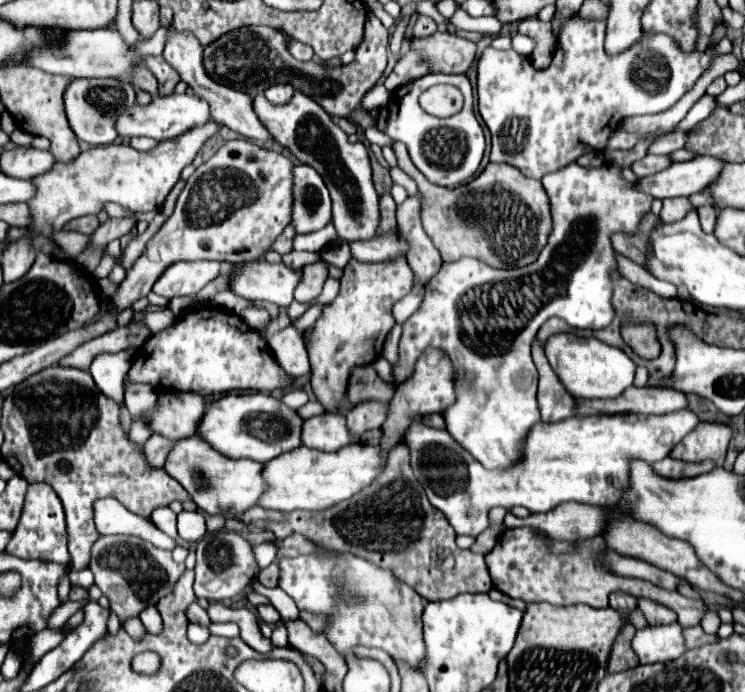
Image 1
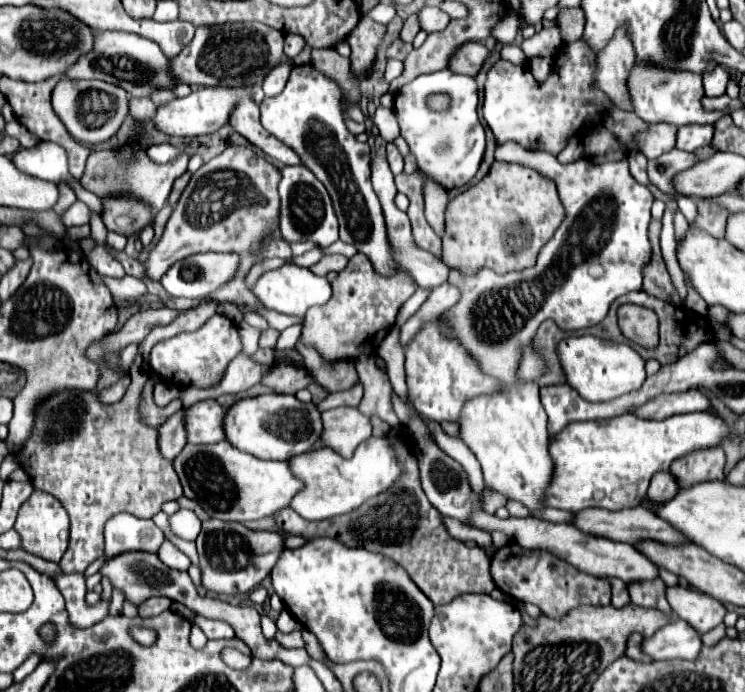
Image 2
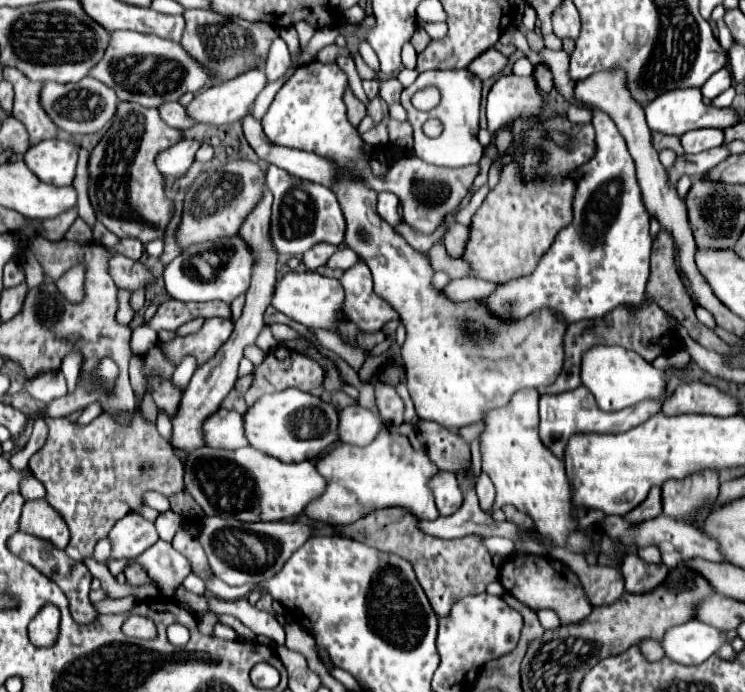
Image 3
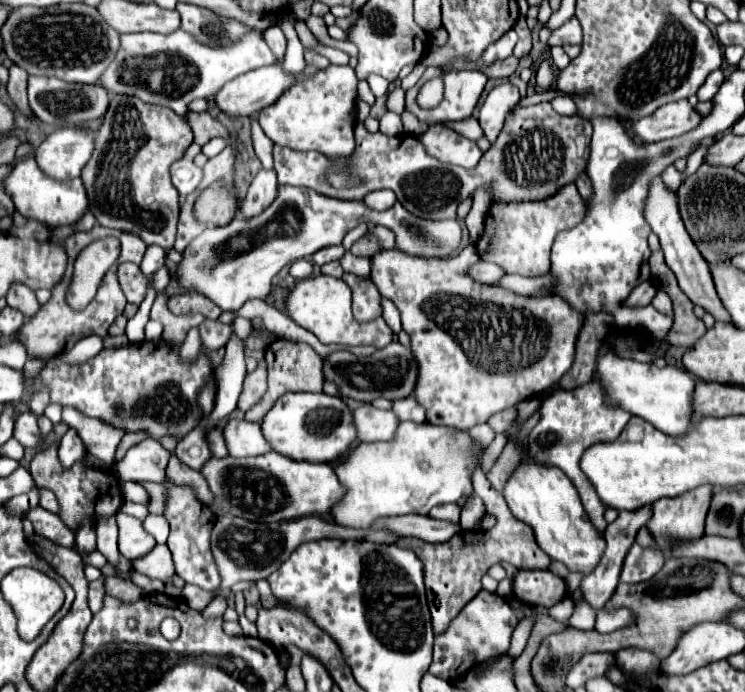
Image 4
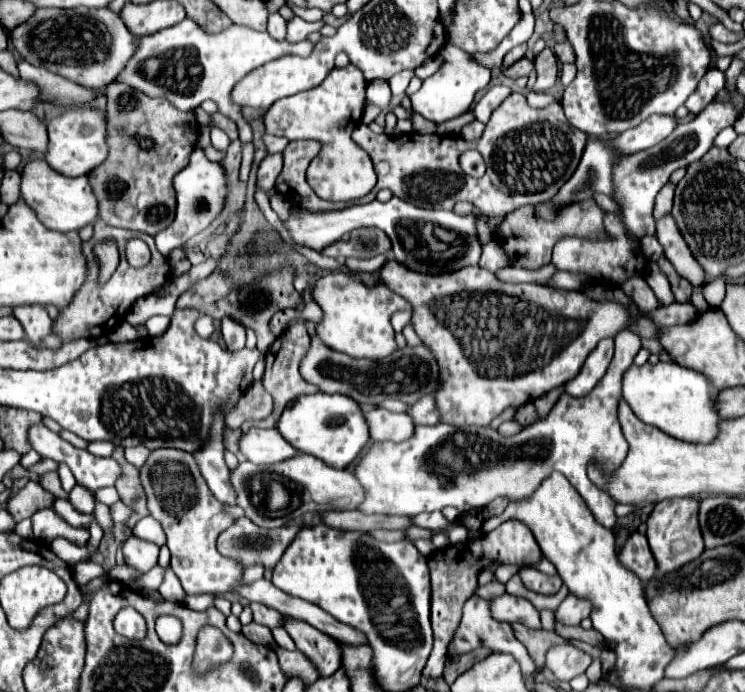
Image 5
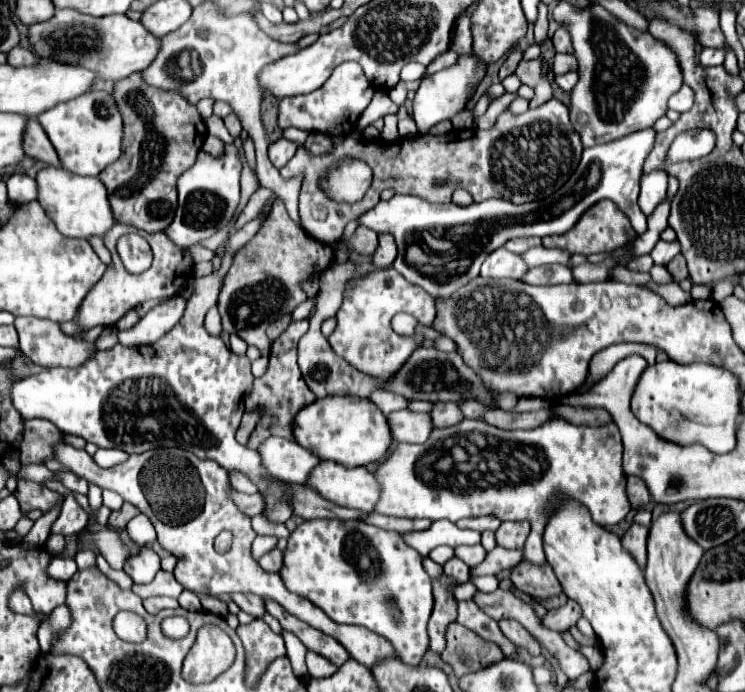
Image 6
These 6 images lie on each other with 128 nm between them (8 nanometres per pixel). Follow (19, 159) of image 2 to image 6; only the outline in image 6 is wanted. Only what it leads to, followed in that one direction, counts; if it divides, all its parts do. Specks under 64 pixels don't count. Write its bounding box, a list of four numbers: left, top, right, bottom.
[38,90,124,176]

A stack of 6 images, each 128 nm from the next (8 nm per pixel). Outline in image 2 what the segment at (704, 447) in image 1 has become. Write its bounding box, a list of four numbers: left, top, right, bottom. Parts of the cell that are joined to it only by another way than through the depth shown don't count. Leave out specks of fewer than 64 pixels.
[670,448,724,490]

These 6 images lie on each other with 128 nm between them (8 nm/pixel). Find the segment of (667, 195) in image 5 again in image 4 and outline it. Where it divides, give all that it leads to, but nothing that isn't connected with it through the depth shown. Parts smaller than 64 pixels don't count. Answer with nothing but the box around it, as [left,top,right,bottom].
[664,166,682,192]

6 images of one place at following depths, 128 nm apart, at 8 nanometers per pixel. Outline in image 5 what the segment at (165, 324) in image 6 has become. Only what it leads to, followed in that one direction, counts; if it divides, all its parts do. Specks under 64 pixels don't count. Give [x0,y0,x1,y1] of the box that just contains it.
[108,322,140,342]

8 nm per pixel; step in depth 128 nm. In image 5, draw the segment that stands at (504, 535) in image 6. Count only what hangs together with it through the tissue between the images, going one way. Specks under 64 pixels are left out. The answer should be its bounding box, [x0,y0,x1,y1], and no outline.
[424,520,542,676]

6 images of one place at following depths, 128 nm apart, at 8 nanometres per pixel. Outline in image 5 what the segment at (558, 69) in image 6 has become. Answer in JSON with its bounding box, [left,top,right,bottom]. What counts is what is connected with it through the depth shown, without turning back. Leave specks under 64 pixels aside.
[554,42,574,64]

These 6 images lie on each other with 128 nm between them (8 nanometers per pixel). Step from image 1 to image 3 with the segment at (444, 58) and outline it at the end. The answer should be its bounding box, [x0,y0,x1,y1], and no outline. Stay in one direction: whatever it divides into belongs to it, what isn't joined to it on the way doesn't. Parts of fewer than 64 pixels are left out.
[468,48,508,80]

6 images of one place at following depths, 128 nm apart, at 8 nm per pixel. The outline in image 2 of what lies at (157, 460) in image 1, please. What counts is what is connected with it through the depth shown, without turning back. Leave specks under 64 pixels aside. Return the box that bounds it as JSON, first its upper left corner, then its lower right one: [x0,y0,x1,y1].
[158,410,188,460]

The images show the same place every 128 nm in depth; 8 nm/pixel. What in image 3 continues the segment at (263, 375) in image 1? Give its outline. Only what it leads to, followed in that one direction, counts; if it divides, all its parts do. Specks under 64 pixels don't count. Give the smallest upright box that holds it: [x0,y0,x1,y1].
[77,318,234,425]

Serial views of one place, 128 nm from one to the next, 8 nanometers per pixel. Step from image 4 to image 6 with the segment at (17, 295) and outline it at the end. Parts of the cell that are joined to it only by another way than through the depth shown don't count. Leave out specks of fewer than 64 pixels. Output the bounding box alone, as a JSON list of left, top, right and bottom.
[14,318,98,368]

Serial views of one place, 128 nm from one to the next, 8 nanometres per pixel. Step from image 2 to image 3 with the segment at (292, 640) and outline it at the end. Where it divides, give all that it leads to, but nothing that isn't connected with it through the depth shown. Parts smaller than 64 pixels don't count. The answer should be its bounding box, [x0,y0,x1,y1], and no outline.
[206,596,284,644]

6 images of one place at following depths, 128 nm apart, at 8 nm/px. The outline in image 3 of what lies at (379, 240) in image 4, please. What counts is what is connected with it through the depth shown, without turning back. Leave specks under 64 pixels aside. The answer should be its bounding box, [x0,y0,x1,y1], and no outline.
[394,220,446,253]

